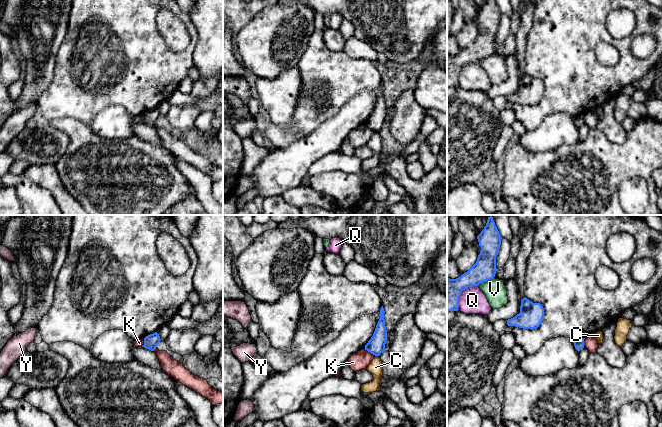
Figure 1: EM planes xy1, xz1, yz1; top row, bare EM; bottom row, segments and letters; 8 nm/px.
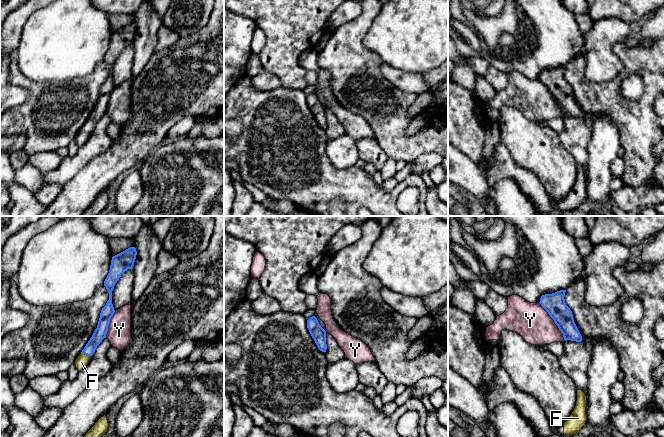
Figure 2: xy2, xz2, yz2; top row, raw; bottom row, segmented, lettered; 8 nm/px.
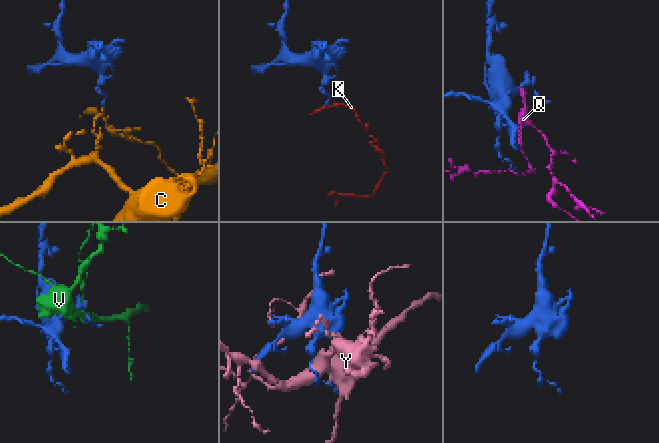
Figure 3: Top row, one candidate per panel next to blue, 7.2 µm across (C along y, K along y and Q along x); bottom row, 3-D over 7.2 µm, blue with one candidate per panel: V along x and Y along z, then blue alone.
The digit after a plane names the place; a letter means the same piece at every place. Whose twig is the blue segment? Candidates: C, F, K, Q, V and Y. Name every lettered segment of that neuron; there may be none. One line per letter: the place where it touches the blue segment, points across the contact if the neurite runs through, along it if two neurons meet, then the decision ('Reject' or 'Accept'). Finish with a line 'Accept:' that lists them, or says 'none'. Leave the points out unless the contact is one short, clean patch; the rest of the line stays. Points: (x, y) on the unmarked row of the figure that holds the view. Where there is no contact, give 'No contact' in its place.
C: Touches blue at xz1 (377, 131). Boundary: xz1 (375, 131), (378, 132). Reject
F: Touches blue at xy2 (86, 130). Path across: xy2 (100, 108), (86, 130), (81, 138). Accept
K: Touches blue at xz1 (370, 128). Boundary: xz1 (364, 125), (375, 131). Reject
Q: Touches blue at yz1 (461, 68). Reject
V: Touches blue at yz1 (485, 57). Reject
Y: Touches blue at yz2 (554, 97). Reject
Accept: F

